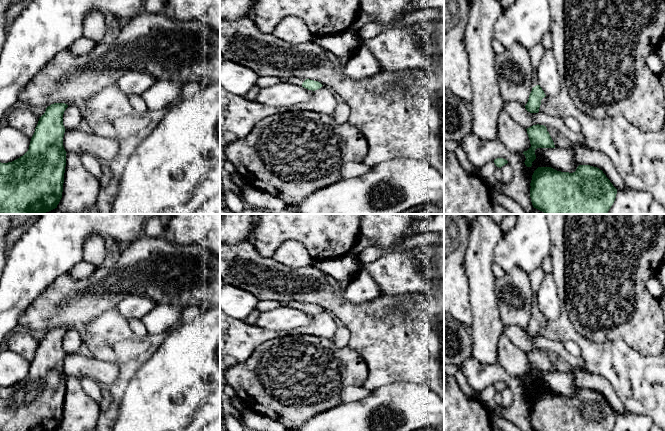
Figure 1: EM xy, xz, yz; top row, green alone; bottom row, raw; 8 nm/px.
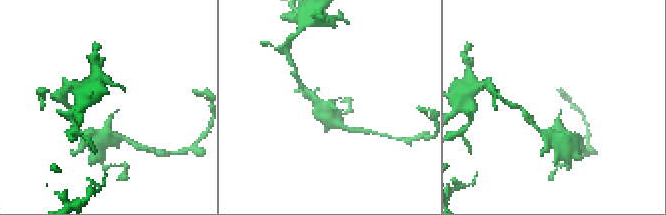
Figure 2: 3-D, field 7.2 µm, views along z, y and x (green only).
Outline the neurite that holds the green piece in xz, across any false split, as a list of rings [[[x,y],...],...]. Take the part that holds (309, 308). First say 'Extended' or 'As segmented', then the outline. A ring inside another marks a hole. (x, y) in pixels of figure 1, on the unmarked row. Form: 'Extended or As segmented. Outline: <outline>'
Extended. Outline: [[[282,302],[281,306],[294,308],[297,310],[302,310],[302,311],[304,311],[308,314],[312,314],[312,315],[318,314],[323,310],[318,305],[314,305],[314,304],[310,304],[310,303],[304,303],[304,302]]]

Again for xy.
As segmented. Outline: [[[65,327],[48,330],[39,342],[28,375],[12,386],[0,386],[0,431],[57,431],[66,390],[63,338],[67,331]]]

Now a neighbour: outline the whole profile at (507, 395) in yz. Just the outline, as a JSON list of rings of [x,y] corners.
[[[509,387],[505,388],[501,391],[502,403],[501,406],[503,408],[508,408],[513,401],[513,392]]]

